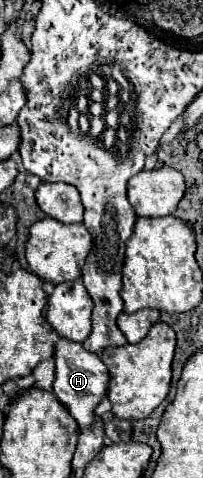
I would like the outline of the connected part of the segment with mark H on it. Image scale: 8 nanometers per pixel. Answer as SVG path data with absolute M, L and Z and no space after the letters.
M59 339L55 343L55 381L53 381L53 393L55 397L69 409L69 413L75 417L81 429L91 427L97 421L97 405L107 397L107 387L111 381L111 375L105 367L105 363L99 359L99 355L93 355L83 349L81 343Z

